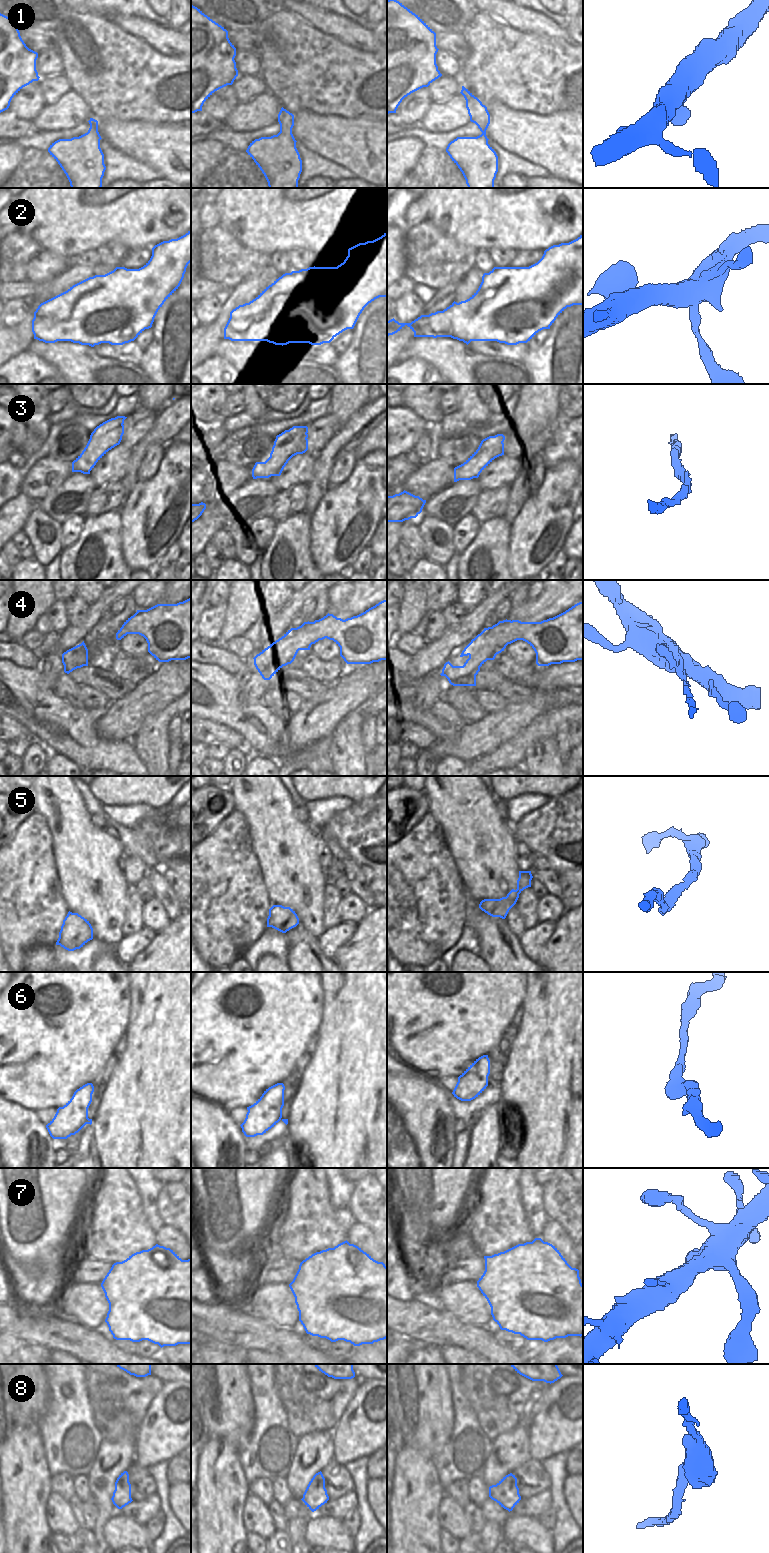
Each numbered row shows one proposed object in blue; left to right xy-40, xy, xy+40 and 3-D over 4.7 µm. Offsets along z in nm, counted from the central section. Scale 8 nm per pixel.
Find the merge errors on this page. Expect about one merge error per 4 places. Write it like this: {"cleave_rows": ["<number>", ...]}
{"cleave_rows": ["4"]}

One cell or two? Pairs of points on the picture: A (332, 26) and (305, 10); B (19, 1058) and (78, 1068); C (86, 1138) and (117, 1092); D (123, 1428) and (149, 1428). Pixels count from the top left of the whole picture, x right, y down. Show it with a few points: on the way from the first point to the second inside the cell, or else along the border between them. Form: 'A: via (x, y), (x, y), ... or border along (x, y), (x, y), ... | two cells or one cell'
A: via (325, 21), (312, 14) | one cell
B: via (30, 1065), (62, 1065) | one cell
C: border along (91, 1124), (93, 1137) | two cells
D: border along (137, 1429), (137, 1439), (134, 1442) | two cells

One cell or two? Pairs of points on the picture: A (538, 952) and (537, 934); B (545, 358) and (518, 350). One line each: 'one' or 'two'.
A: one
B: two

